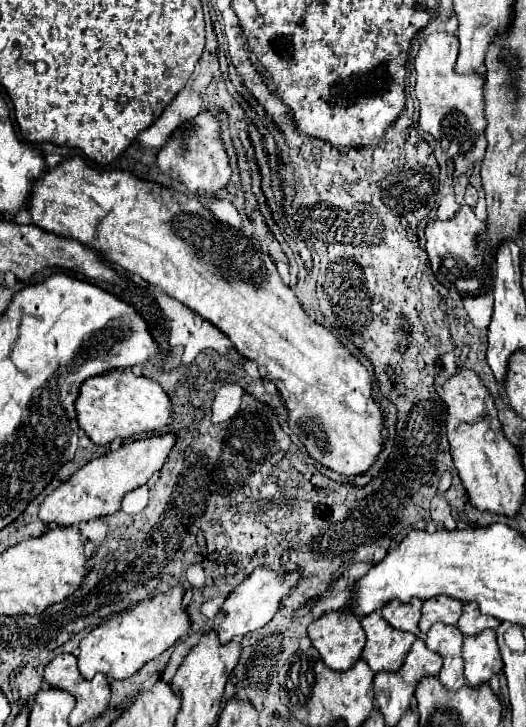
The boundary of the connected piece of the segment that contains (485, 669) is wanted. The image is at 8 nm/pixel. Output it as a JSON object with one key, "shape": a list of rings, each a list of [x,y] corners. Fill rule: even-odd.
{"shape":[[[484,630],[478,636],[466,636],[462,650],[464,676],[470,686],[480,686],[502,670],[502,658],[494,630]]]}

